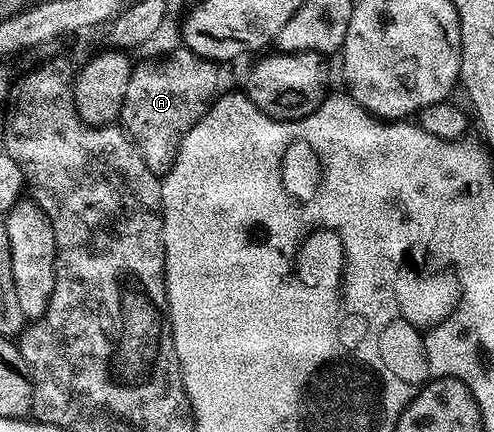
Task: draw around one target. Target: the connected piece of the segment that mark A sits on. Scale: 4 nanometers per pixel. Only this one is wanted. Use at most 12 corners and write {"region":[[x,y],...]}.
{"region":[[181,49],[135,62],[120,126],[164,177],[234,71]]}

